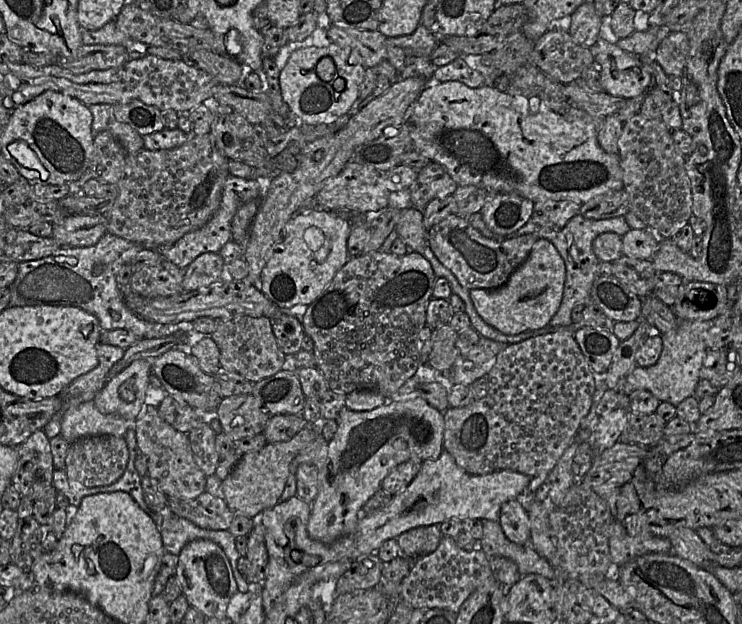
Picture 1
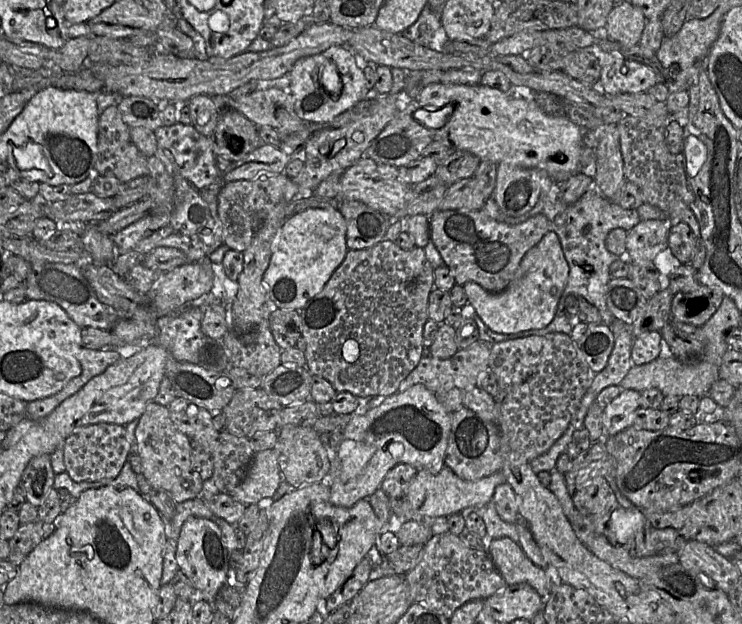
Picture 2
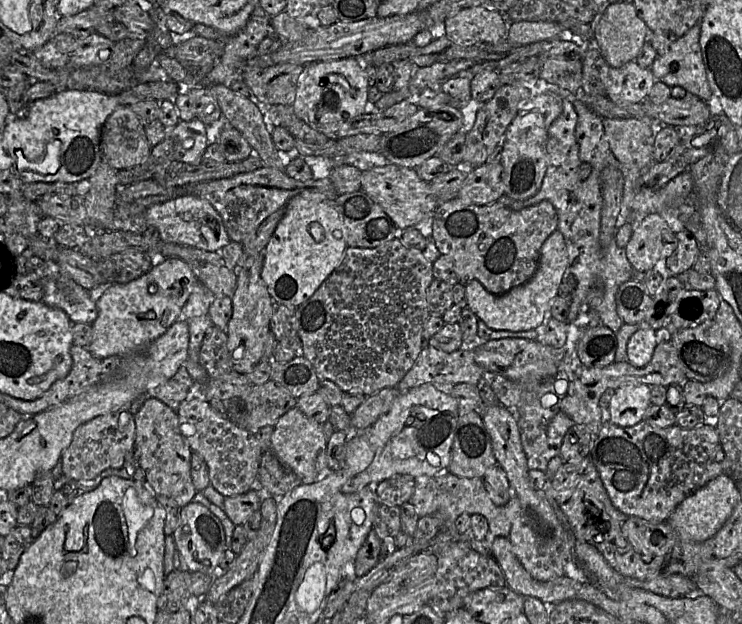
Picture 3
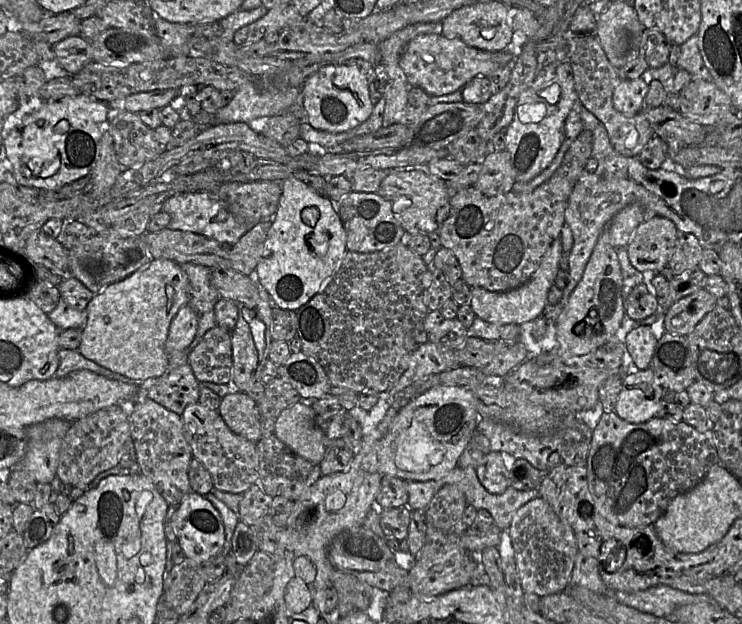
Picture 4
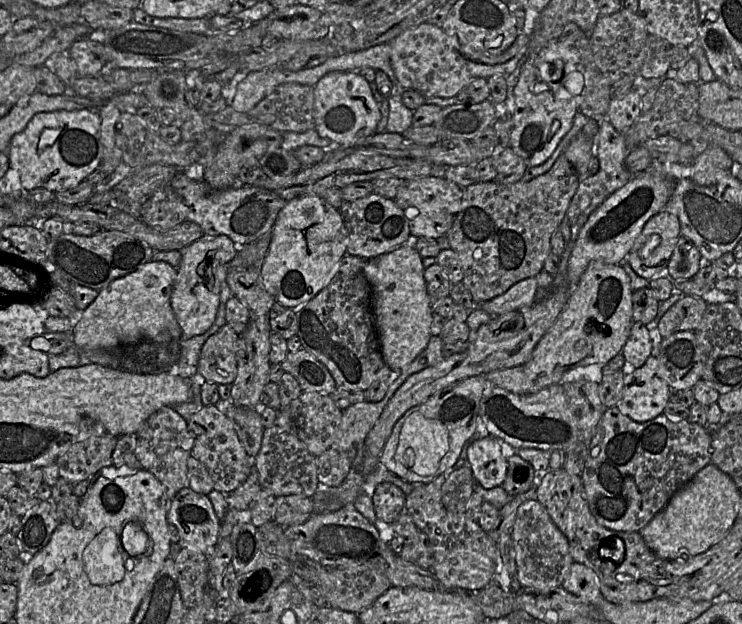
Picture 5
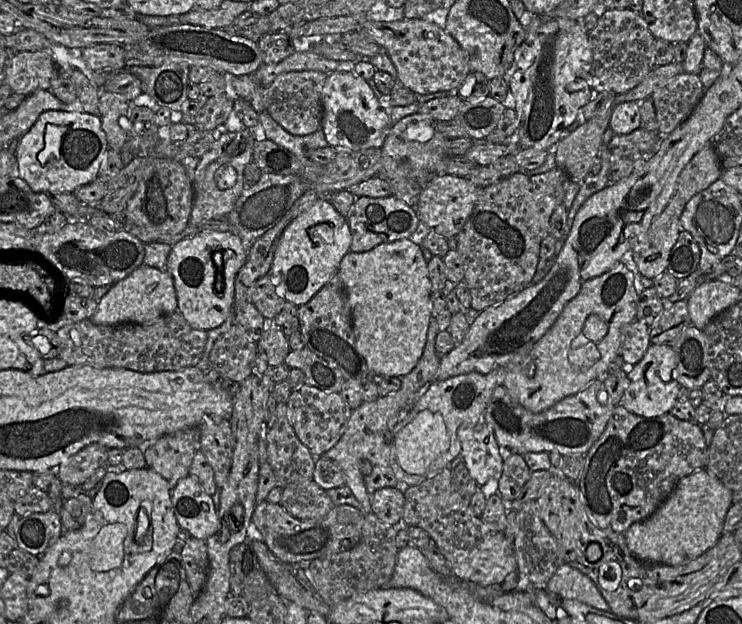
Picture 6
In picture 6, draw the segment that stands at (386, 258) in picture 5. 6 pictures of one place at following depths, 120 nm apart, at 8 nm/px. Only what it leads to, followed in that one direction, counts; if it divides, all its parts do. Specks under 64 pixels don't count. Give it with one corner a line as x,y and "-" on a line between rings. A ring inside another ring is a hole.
400,239
366,252
349,251
340,262
338,275
351,310
356,349
374,377
404,377
410,373
423,354
432,318
432,287
421,246
410,239

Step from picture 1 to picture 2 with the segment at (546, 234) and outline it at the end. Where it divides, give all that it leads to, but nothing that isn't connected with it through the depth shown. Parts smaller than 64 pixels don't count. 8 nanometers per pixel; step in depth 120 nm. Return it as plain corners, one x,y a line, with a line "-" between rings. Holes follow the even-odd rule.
540,171
540,196
536,205
527,213
529,213
529,218
539,214
548,218
551,231
559,237
569,266
569,275
553,320
545,328
526,330
526,335
546,335
552,332
570,335
573,321
565,314
564,304
566,297
570,294
582,296
593,304
601,315
601,324
610,327
615,317
606,304
607,284
611,279
609,267
619,257
607,250
605,242
610,231
622,228
628,232
641,221
637,209
624,209
614,204
603,197
595,187
586,191
577,202
566,204
560,197
559,184
552,180
545,171

